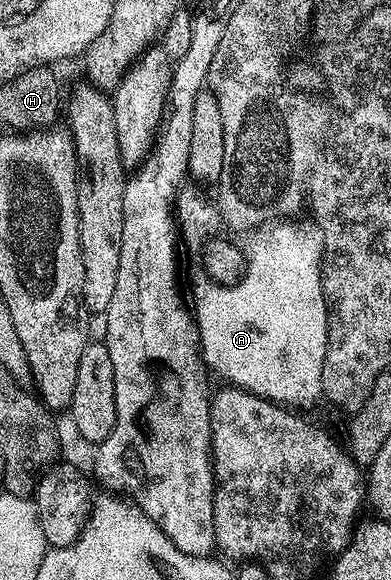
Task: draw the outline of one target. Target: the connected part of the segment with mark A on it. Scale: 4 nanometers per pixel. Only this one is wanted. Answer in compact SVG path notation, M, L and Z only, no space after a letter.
M282 220L269 228L263 229L257 235L254 247L248 250L246 272L234 286L220 286L206 284L206 287L198 294L198 299L192 302L192 313L198 320L198 340L202 343L202 356L207 363L214 362L214 366L227 378L227 383L235 387L249 390L257 394L259 398L271 400L286 400L294 396L306 396L317 391L322 384L322 355L324 353L324 323L326 321L326 297L322 294L322 233L313 221L298 222L302 220Z

